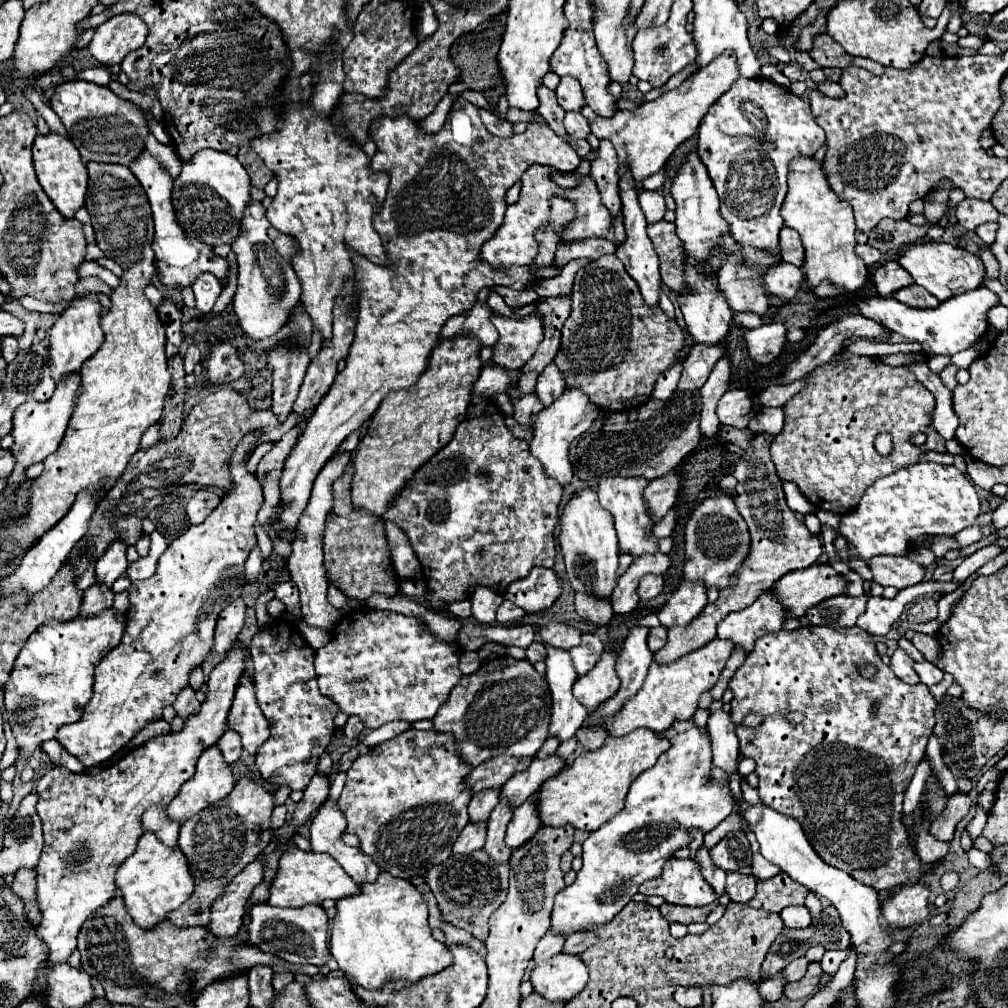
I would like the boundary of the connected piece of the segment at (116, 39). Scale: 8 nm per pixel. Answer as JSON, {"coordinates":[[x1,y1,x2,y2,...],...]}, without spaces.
{"coordinates":[[117,14,97,26,89,52,99,64,119,64,129,52,145,44,147,26,135,14]]}

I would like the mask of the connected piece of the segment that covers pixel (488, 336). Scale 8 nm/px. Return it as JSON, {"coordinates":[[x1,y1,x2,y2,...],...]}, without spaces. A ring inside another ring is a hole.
{"coordinates":[[475,304,473,310,449,318,445,322,445,330,441,330,441,340,449,340,455,336,471,336,481,342,481,346,493,346,497,342,497,330,489,322,491,308,487,304]]}

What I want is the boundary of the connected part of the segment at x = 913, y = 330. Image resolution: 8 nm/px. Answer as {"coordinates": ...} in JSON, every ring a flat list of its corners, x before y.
{"coordinates":[[979,286,971,292,963,292,959,296,953,296,949,300,941,302,941,306,937,306,933,310,919,310,919,308,903,306,895,298,883,300,879,296,867,298,867,300,855,300,855,304,859,306,859,314,881,322,889,331,897,332,911,342,921,344,923,354,927,358,931,358,937,354,953,356,959,350,965,350,975,340,979,340,987,328,987,310,991,306,999,304,999,298,989,288]]}

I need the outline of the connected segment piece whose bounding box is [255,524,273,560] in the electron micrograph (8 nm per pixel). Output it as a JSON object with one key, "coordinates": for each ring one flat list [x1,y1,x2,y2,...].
{"coordinates":[[257,524,255,528,257,528,257,550,261,552,261,558,263,558,263,560,267,560,267,558,269,558,269,554,273,552,273,544,271,544,269,536,261,530,261,526,259,526,259,524]]}

